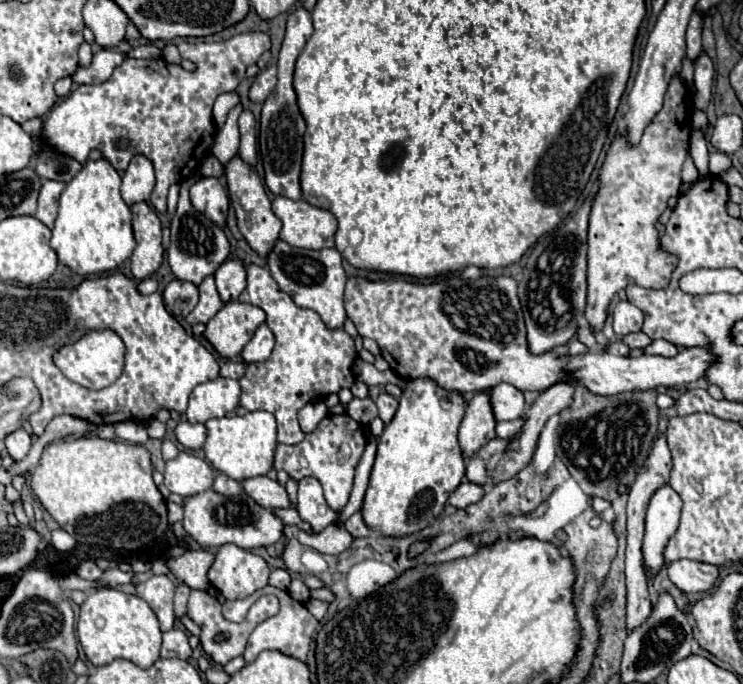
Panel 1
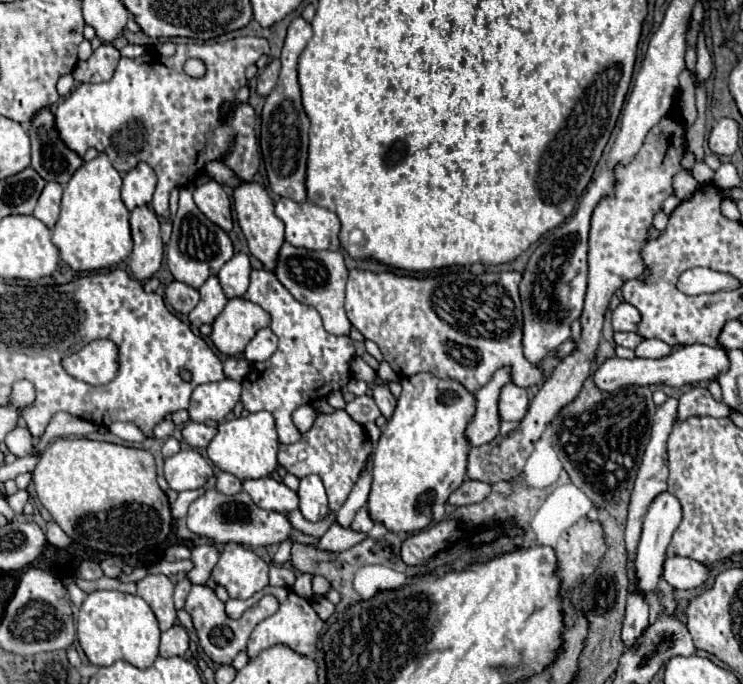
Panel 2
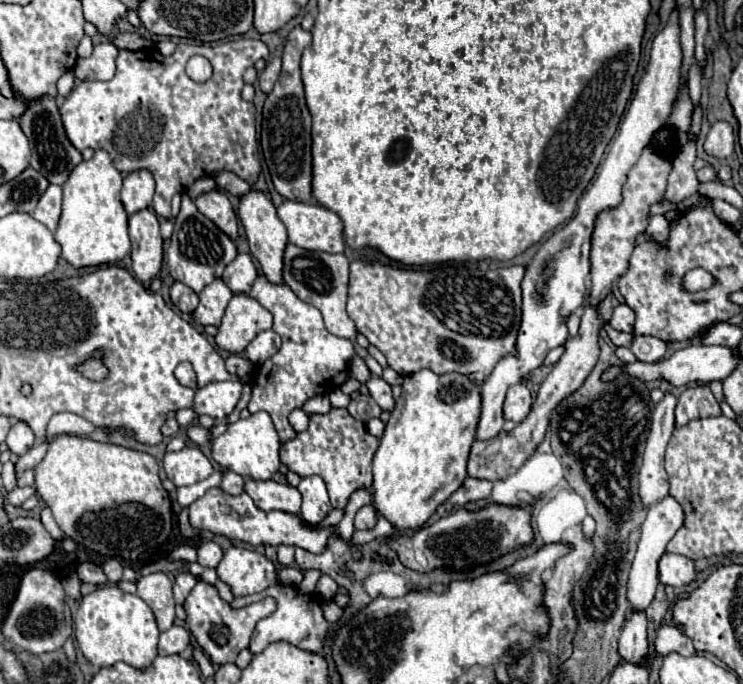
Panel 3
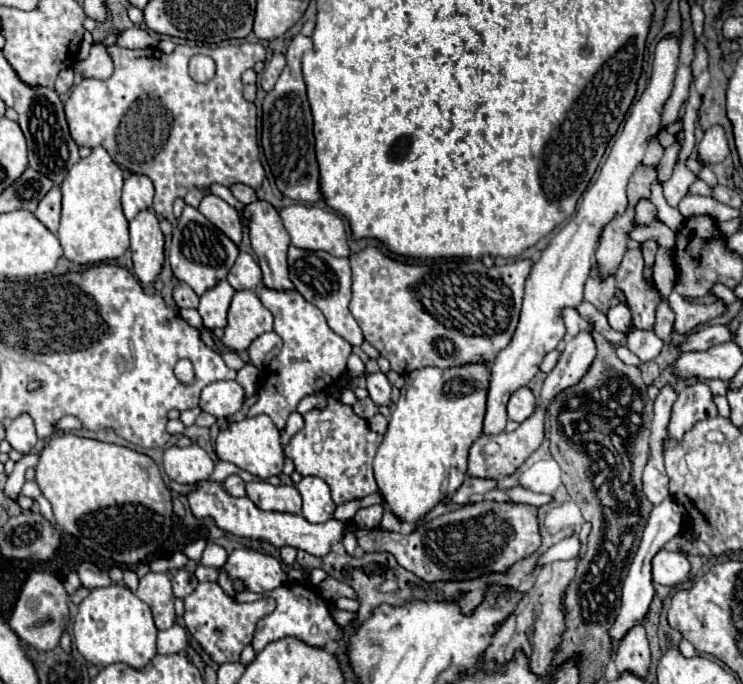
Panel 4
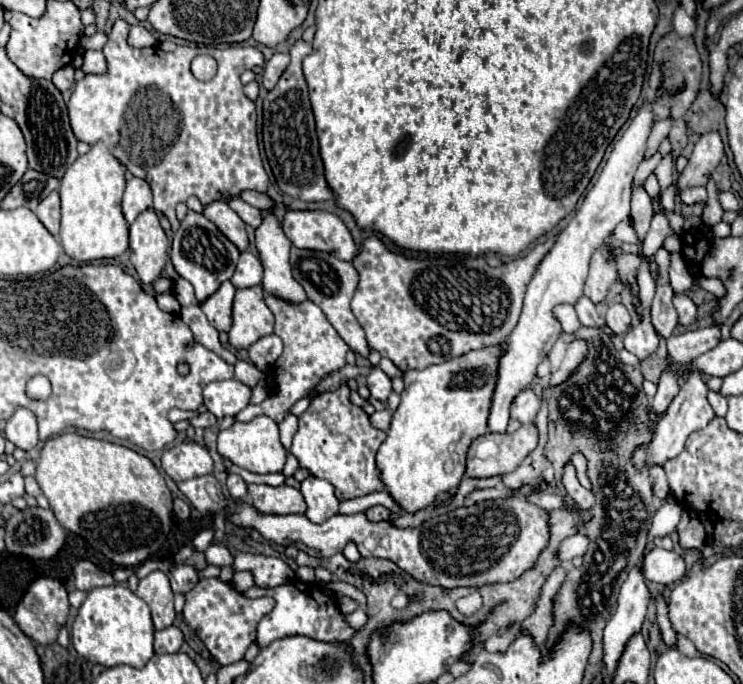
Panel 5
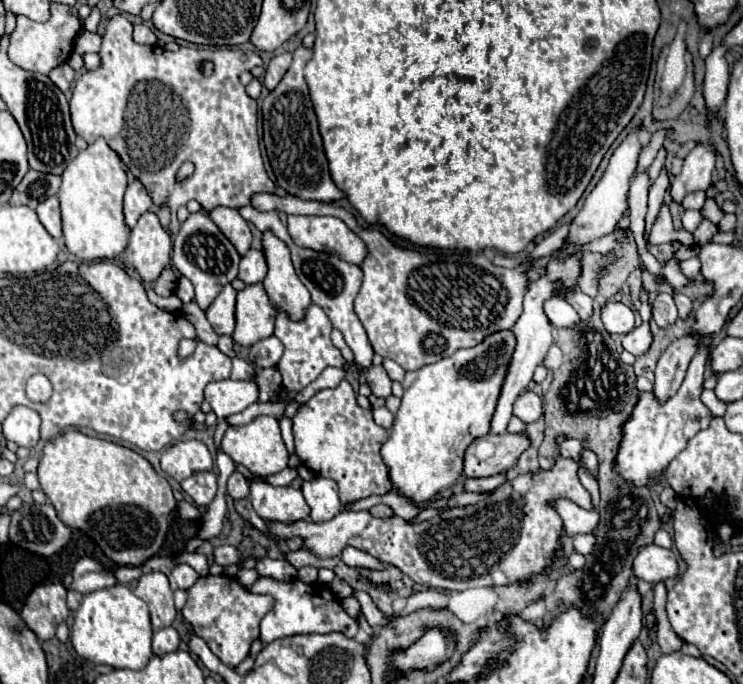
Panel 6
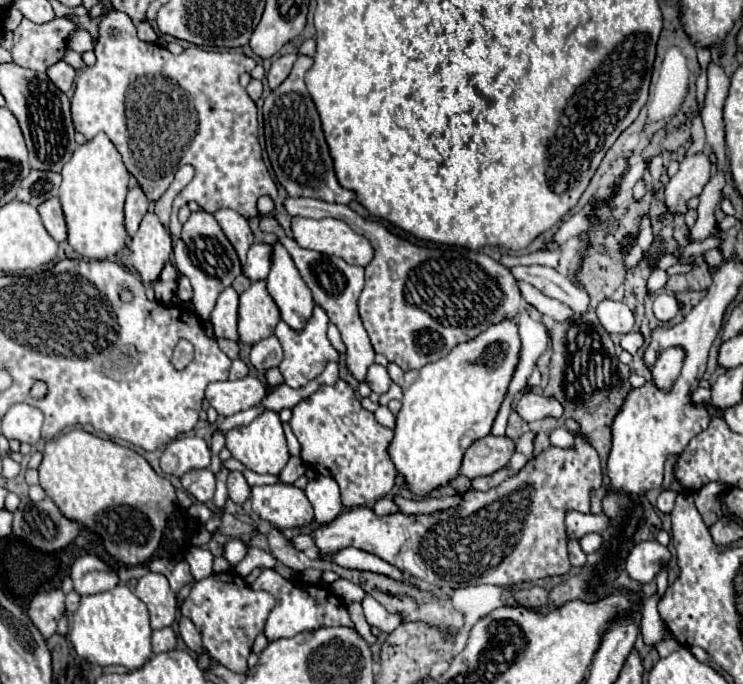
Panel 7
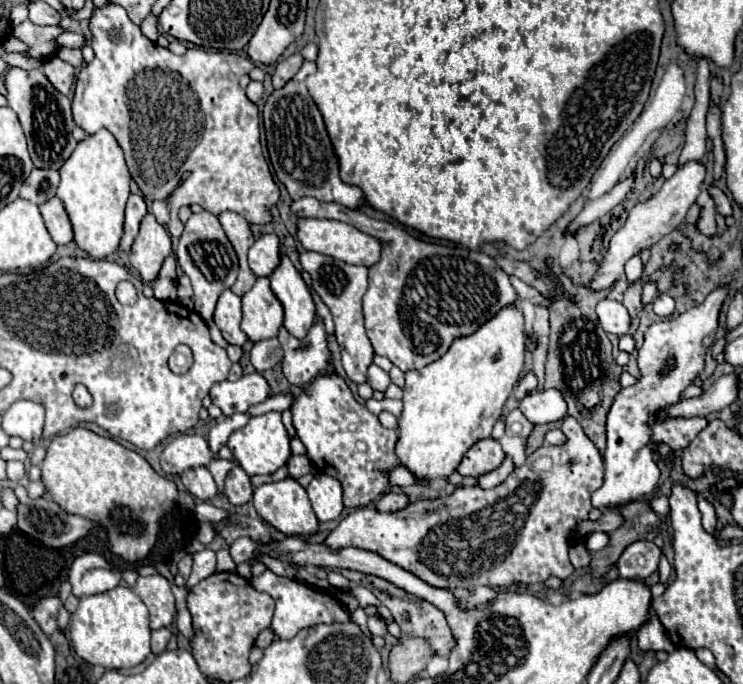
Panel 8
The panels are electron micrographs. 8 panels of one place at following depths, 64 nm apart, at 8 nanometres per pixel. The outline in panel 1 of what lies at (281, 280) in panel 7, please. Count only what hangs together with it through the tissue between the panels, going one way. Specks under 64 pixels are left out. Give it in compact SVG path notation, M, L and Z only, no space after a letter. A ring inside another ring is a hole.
M238 154L224 166L224 170L228 180L228 194L238 218L238 228L242 236L248 240L248 244L252 246L252 250L256 250L260 256L266 256L270 252L270 246L274 246L274 242L278 240L278 230L282 228L282 222L278 222L274 212L270 210L270 200L266 196L264 184L258 178L254 166L246 164Z

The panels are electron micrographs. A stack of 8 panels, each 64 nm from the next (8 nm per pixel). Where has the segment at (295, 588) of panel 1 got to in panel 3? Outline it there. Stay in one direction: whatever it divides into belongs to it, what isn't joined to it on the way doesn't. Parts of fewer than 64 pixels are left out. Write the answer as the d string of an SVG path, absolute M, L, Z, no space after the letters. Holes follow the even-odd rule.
M306 570L302 582L300 582L296 588L298 588L302 594L312 594L318 578L320 578L320 572L318 572L318 570Z

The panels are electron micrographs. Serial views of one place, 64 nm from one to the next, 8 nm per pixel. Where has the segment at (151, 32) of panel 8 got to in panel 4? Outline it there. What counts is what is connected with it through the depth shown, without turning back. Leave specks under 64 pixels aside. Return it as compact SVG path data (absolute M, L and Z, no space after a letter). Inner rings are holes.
M132 26L132 28L124 30L122 34L108 34L104 44L107 46L118 44L124 48L154 48L154 46L158 46L158 40L152 38L148 32L140 30L138 26Z

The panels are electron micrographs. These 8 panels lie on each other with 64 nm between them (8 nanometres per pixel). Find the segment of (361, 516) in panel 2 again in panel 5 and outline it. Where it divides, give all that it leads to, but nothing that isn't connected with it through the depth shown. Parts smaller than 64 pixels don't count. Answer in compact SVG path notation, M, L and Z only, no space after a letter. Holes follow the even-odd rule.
M372 506L370 510L366 510L366 518L370 520L370 522L380 522L380 520L388 520L388 508L384 508L384 506Z

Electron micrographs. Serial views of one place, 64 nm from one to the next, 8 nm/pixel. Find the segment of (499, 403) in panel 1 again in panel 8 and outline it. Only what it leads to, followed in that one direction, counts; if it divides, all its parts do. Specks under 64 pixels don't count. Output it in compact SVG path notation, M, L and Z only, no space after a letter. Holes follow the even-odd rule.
M558 390L530 392L518 408L532 424L548 424L566 416L566 402Z

